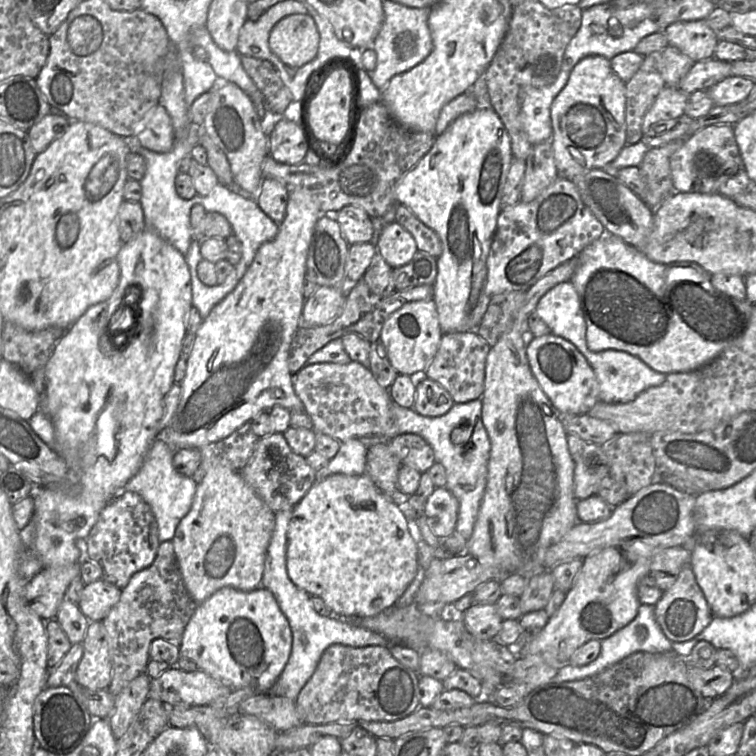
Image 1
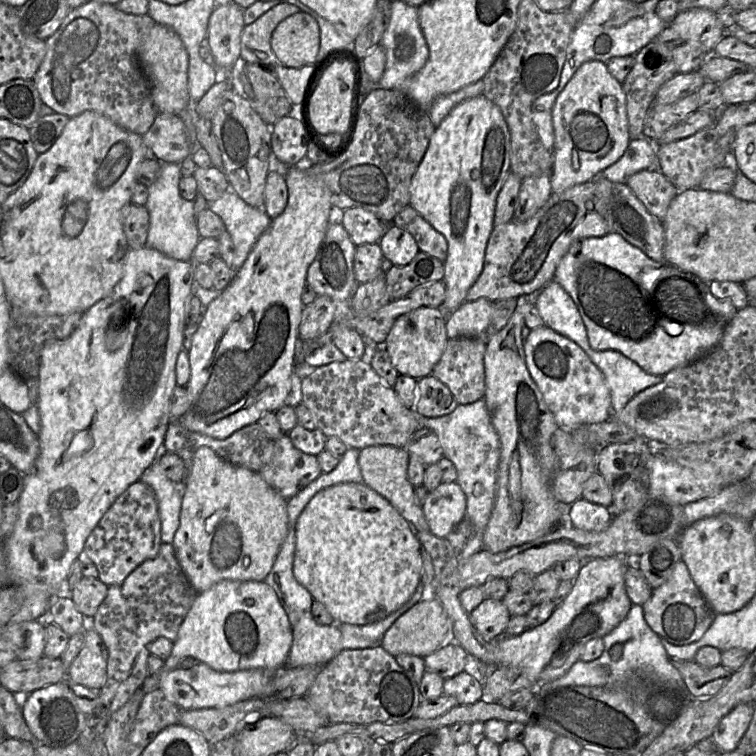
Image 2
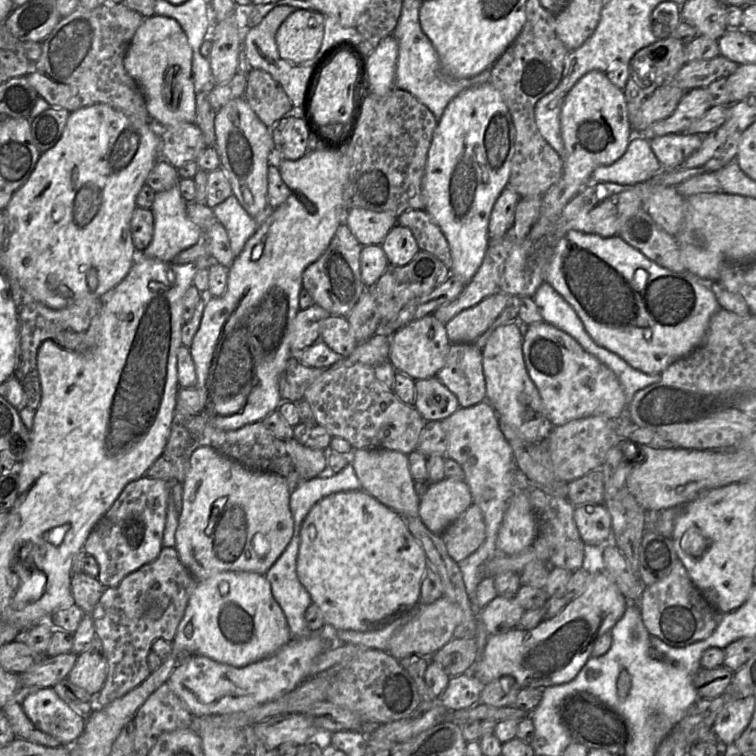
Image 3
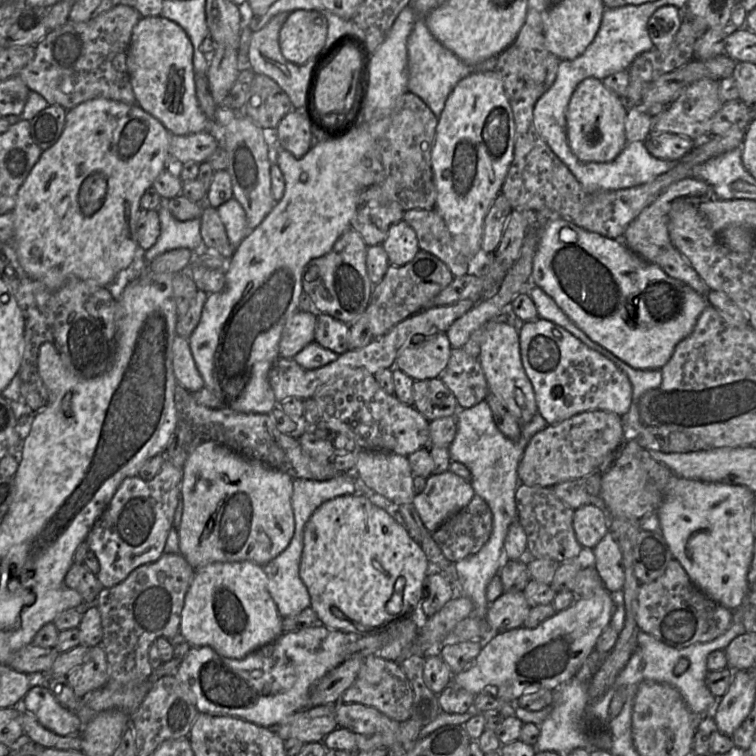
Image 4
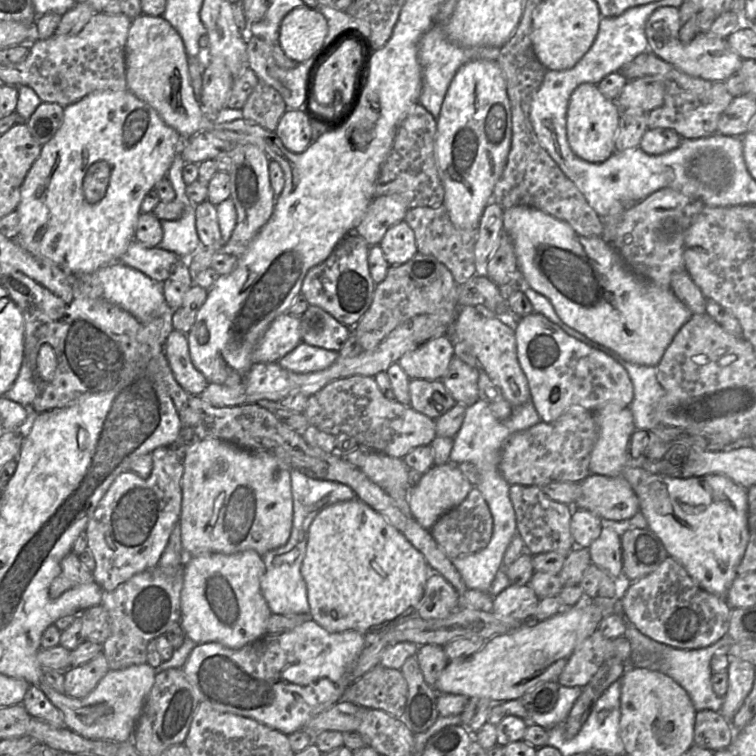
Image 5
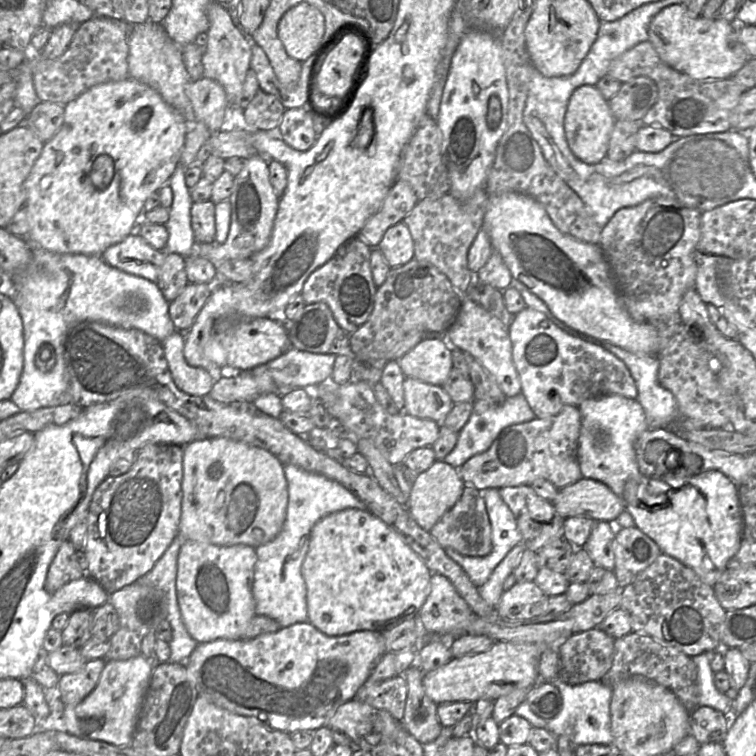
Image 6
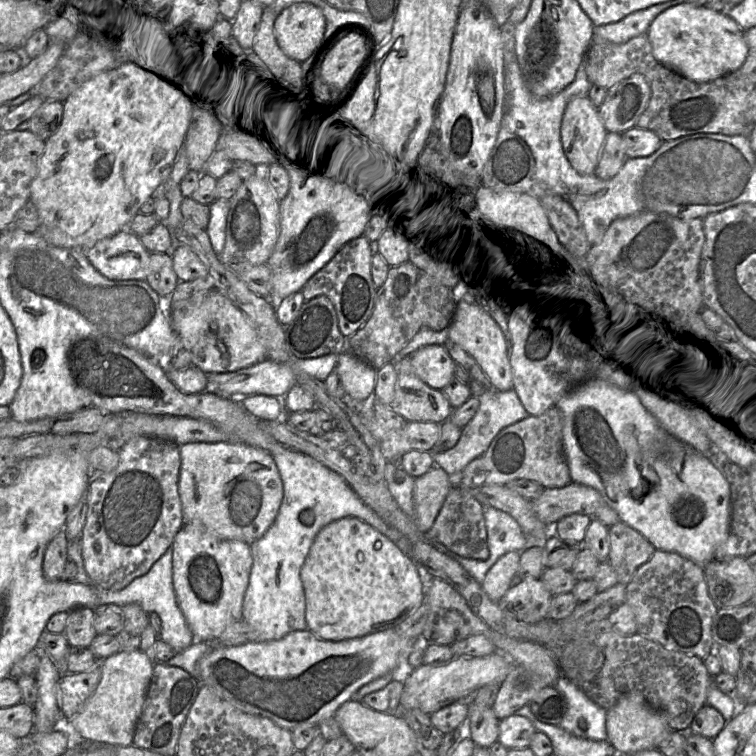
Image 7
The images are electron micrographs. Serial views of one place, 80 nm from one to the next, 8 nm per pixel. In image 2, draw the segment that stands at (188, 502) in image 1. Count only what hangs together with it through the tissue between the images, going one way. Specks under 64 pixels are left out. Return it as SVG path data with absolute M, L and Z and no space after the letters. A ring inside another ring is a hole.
M156 459L142 473L140 480L153 490L161 521L161 541L172 544L177 528L179 527L183 482L172 482L160 470Z

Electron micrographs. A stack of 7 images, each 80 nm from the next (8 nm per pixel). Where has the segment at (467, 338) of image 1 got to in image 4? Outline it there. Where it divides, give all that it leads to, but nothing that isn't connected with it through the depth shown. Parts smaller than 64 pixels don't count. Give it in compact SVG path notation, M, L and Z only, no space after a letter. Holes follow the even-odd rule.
M452 348L446 368L439 377L454 394L459 409L471 408L484 401L489 393L488 384L479 359L467 354L463 348Z

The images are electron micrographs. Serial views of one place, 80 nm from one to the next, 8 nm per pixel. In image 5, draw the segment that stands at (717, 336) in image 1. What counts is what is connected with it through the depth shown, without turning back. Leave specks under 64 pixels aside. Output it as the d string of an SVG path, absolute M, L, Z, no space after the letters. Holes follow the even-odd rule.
M524 205L512 206L504 209L503 232L511 238L514 246L518 270L522 278L522 284L519 285L519 287L523 290L523 286L528 286L536 292L545 296L553 305L559 318L566 325L580 332L596 343L601 344L616 352L628 362L637 365L657 367L675 335L678 333L681 327L690 320L693 315L691 311L675 296L671 288L659 287L645 279L636 276L632 271L630 271L617 251L603 237L580 236L566 222L561 221L539 209Z

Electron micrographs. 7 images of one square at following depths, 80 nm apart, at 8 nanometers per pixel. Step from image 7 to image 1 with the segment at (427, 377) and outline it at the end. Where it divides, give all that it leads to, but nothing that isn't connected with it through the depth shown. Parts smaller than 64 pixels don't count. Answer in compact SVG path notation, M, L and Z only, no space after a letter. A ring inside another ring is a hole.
M430 299L406 303L392 313L383 325L380 341L397 373L410 376L426 370L438 350L442 336L436 304Z

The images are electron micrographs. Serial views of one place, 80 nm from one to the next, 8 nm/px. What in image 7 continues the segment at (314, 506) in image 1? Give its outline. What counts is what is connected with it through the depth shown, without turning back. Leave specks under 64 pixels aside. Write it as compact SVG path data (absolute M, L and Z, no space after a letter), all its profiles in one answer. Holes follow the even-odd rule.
M356 517L325 525L300 569L307 628L326 641L359 638L398 626L425 600L427 578L390 539Z

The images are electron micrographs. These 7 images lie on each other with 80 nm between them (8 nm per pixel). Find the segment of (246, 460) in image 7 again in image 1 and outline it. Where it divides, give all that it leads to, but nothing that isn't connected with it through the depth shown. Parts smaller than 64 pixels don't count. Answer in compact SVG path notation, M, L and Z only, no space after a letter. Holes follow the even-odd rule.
M211 467L197 483L188 513L172 538L186 589L200 604L222 587L252 591L261 586L266 550L275 527L275 513L243 479L240 471Z

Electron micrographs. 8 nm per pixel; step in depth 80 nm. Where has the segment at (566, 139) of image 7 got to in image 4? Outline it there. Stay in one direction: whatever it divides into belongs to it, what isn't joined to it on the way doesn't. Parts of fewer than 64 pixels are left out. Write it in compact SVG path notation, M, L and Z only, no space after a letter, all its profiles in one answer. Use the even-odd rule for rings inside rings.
M588 77L582 80L568 103L567 138L574 155L582 162L610 162L627 144L625 119L628 106L622 98L607 89L602 80Z

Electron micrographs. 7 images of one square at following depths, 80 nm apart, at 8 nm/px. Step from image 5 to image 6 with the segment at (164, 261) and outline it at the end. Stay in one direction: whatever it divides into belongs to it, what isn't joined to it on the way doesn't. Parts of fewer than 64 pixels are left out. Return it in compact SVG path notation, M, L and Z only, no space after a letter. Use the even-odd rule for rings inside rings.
M135 230L100 256L112 267L156 283L166 254L150 246Z

